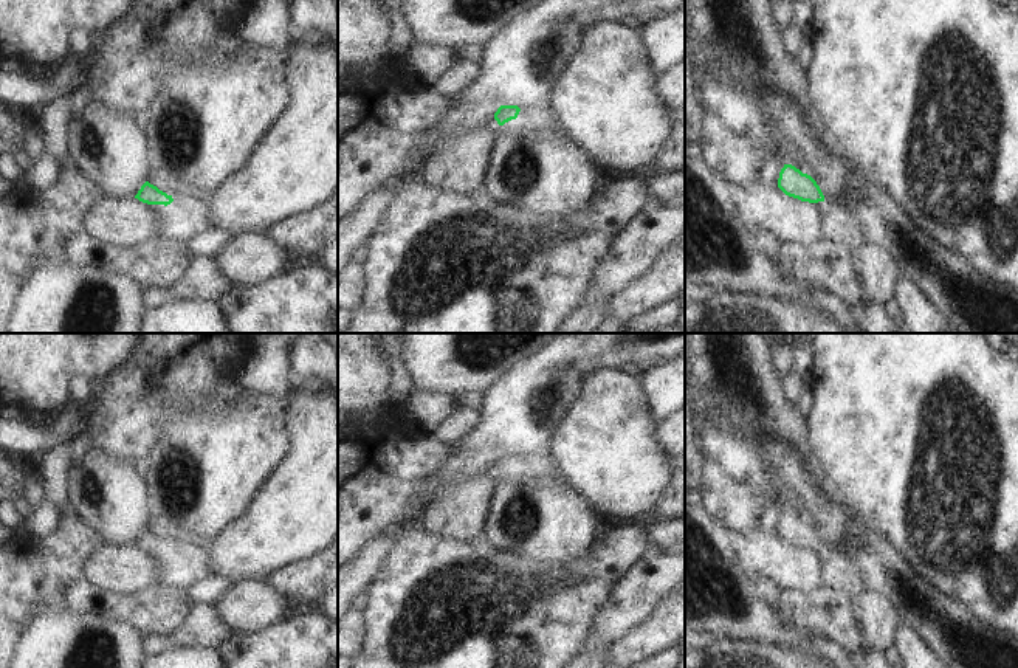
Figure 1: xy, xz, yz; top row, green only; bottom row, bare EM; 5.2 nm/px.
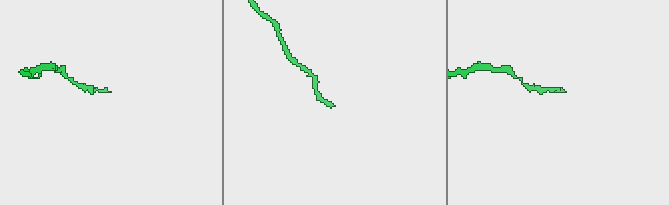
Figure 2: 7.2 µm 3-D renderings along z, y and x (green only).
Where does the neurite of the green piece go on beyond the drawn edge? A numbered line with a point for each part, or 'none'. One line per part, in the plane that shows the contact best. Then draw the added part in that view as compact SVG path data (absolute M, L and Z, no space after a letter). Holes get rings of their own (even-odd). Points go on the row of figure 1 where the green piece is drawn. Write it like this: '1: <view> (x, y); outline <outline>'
1: xz (533, 118); outline M541 104L538 107L521 108L518 118L513 121L518 130L525 130L525 129L535 130L555 121L555 115L544 104Z

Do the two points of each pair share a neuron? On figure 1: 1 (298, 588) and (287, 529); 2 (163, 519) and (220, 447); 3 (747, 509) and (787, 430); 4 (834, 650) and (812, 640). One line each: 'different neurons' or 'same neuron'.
1: different neurons
2: same neuron
3: different neurons
4: same neuron

